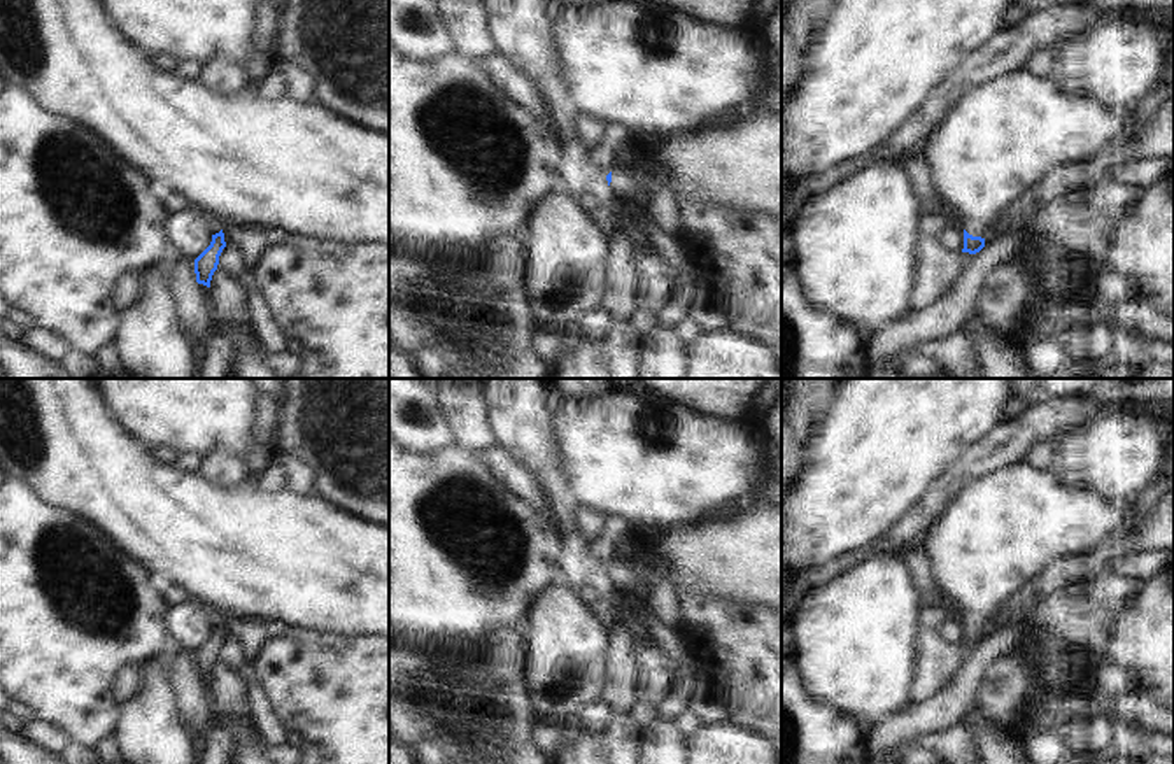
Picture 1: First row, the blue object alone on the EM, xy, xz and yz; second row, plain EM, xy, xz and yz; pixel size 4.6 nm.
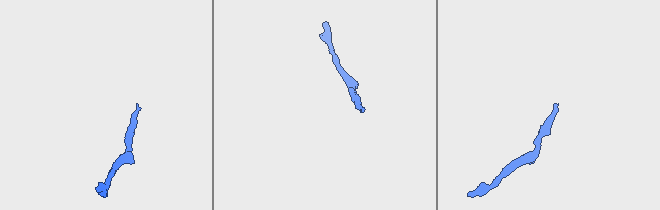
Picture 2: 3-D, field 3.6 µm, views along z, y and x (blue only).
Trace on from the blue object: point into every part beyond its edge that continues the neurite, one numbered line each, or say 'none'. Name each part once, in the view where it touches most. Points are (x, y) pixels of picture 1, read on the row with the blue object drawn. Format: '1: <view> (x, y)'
1: yz (1001, 139).

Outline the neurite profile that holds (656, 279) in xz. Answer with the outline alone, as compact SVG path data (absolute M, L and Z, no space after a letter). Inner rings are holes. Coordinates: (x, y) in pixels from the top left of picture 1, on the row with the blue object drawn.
M636 249L636 308L657 314L668 301L675 272L657 251Z

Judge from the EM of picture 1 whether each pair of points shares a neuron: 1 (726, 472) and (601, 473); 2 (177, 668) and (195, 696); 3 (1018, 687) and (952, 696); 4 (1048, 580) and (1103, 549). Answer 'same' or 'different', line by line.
1: same
2: same
3: different
4: same

